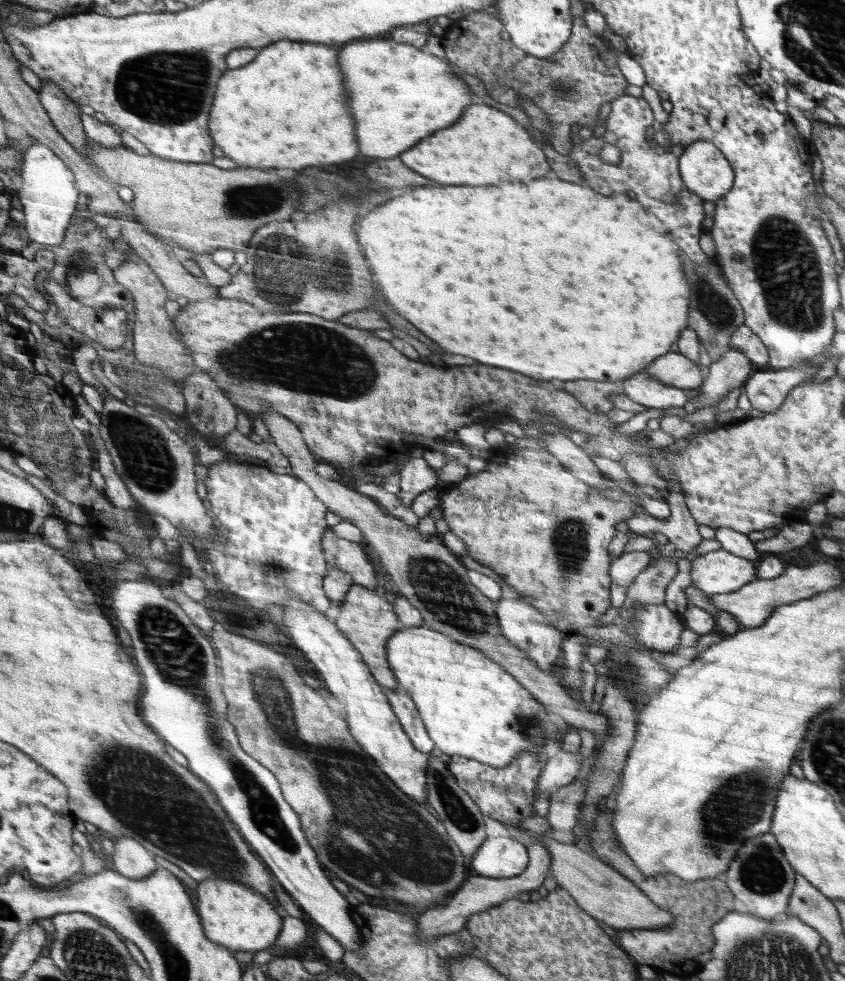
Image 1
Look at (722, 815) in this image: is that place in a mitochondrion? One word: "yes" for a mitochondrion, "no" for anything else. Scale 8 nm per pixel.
yes

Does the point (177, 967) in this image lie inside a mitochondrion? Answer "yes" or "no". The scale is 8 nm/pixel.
yes

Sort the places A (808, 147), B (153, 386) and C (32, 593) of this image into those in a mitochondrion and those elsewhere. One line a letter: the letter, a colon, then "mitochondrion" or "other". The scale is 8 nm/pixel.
A: other
B: other
C: other

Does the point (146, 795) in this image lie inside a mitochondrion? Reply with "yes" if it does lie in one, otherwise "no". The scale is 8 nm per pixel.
yes

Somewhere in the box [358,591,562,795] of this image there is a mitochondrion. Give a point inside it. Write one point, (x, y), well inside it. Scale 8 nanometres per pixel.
(528, 726)

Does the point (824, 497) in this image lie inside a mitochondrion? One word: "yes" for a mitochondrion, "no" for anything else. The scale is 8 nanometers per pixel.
no

